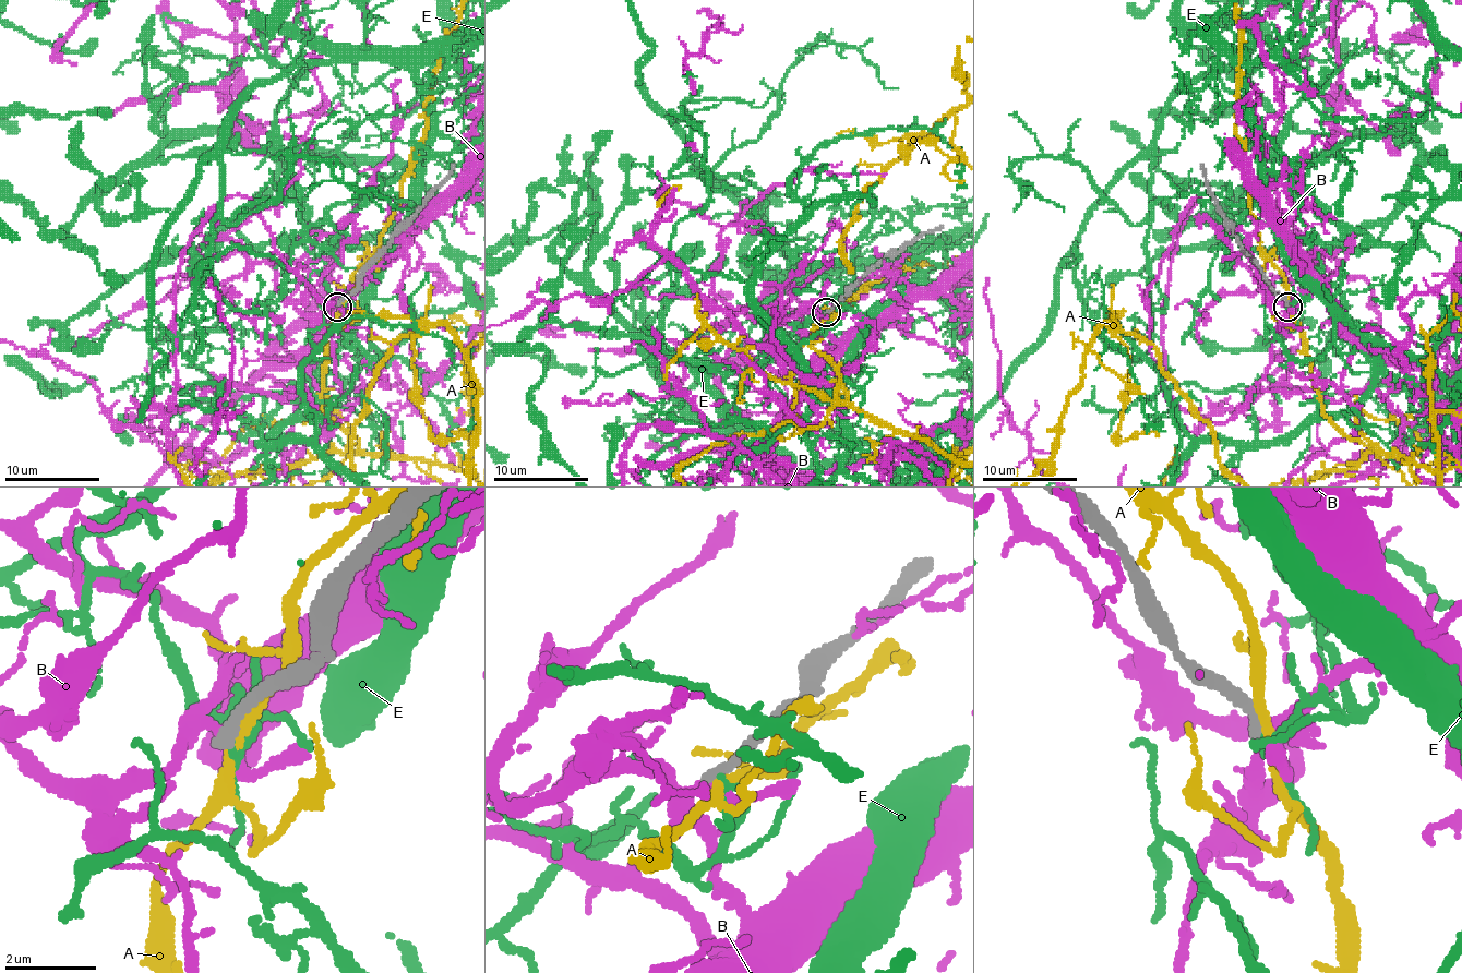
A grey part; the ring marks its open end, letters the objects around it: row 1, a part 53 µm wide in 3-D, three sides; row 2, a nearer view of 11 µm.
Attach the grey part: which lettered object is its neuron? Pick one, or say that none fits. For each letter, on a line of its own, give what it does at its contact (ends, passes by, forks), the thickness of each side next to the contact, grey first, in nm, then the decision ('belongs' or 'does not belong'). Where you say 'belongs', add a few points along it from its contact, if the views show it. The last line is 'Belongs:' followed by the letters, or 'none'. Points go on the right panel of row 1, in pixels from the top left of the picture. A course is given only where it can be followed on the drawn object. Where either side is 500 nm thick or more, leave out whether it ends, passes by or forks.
A: it passes by; calibres 300 and 220 nm; does not belong
B: it forks; calibres 260 and 200 nm; does not belong
E: it passes by; calibres 280 and 110 nm; does not belong
Belongs: none

